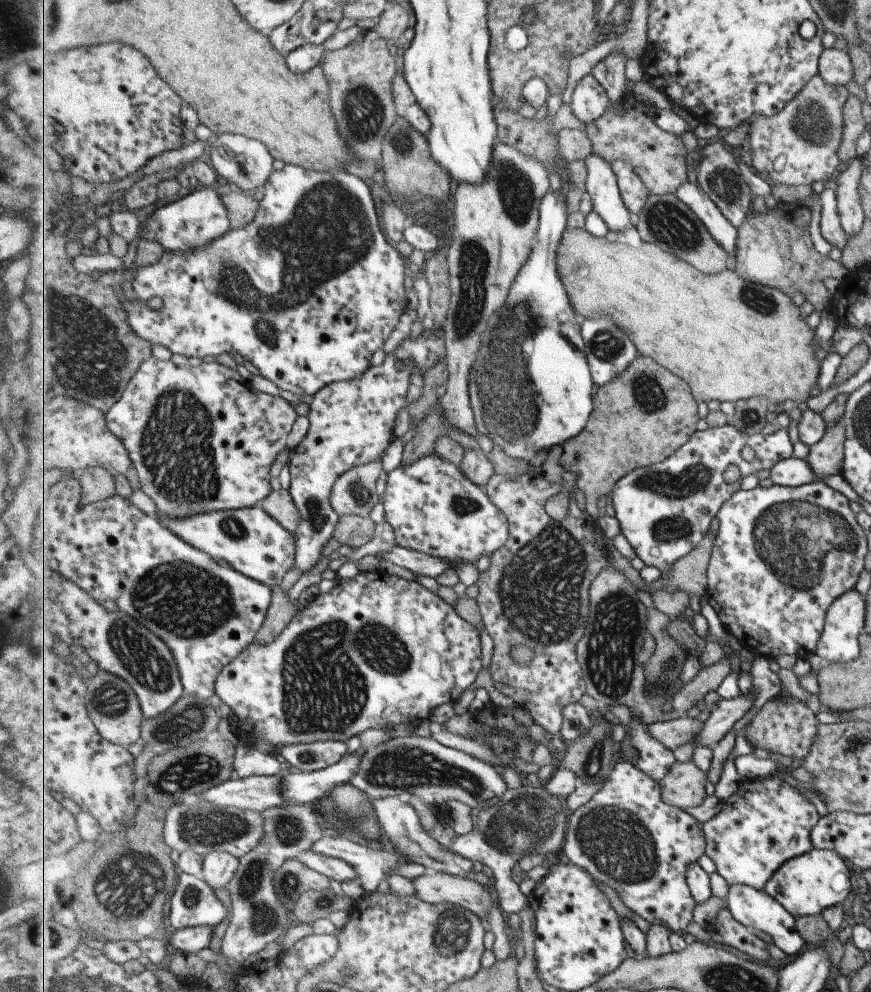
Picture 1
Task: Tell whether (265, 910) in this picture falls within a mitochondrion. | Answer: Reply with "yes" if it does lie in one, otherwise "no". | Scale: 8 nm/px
yes

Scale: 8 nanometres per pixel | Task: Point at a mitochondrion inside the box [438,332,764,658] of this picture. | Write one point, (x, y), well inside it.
(540, 590)

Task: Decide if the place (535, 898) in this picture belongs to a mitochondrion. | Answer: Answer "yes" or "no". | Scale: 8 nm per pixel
no

